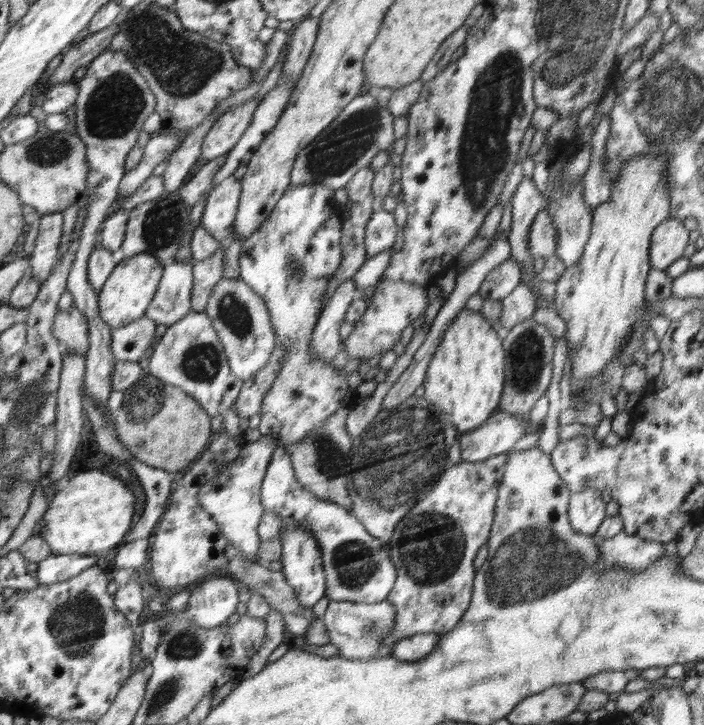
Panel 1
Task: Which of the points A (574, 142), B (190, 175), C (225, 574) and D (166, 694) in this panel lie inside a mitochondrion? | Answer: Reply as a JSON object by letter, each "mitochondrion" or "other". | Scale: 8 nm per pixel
{"A":"other","B":"other","C":"other","D":"mitochondrion"}

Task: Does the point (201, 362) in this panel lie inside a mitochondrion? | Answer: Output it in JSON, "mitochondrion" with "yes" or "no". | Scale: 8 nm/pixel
{"mitochondrion":"yes"}

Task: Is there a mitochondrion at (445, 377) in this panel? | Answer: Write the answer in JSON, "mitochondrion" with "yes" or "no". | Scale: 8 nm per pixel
{"mitochondrion":"no"}

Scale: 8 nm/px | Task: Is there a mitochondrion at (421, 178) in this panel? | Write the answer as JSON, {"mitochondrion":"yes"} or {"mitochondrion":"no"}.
{"mitochondrion":"no"}

